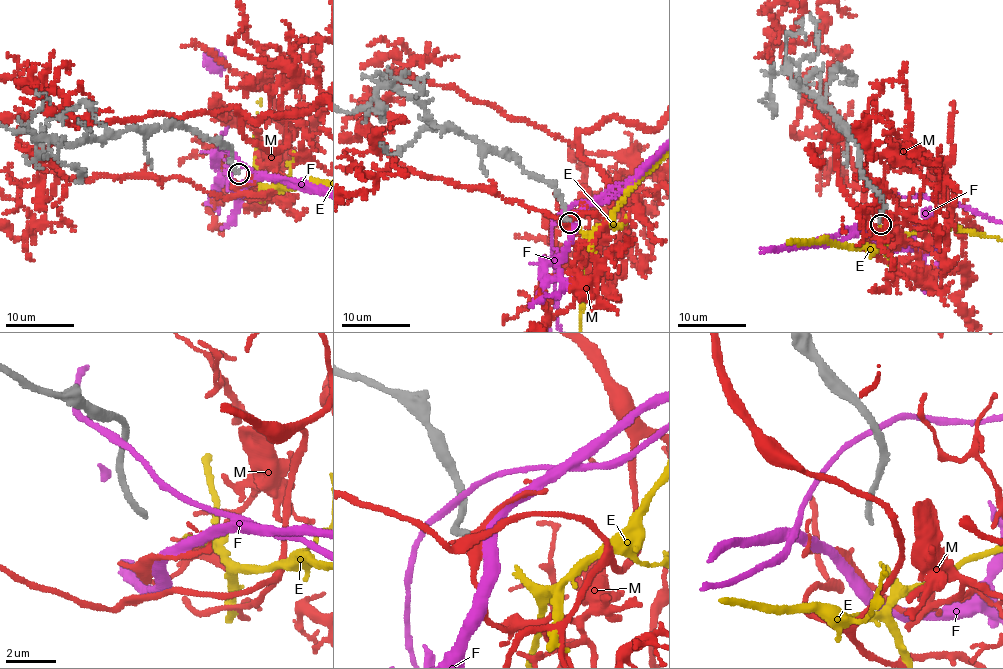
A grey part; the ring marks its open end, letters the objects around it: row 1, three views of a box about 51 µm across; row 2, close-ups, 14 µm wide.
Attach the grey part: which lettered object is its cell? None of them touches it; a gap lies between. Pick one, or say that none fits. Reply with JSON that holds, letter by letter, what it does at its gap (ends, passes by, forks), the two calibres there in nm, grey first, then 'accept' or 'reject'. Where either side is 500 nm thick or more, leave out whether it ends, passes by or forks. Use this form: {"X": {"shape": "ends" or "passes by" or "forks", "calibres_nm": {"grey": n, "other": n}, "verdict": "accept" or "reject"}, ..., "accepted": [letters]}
{"E": {"shape": "ends", "calibres_nm": {"grey": 190, "other": 200}, "verdict": "accept"}, "F": {"shape": "passes by", "calibres_nm": {"grey": 190, "other": 400}, "verdict": "reject"}, "M": {"shape": "passes by", "calibres_nm": {"grey": 190, "other": 360}, "verdict": "reject"}, "accepted": ["E"]}

